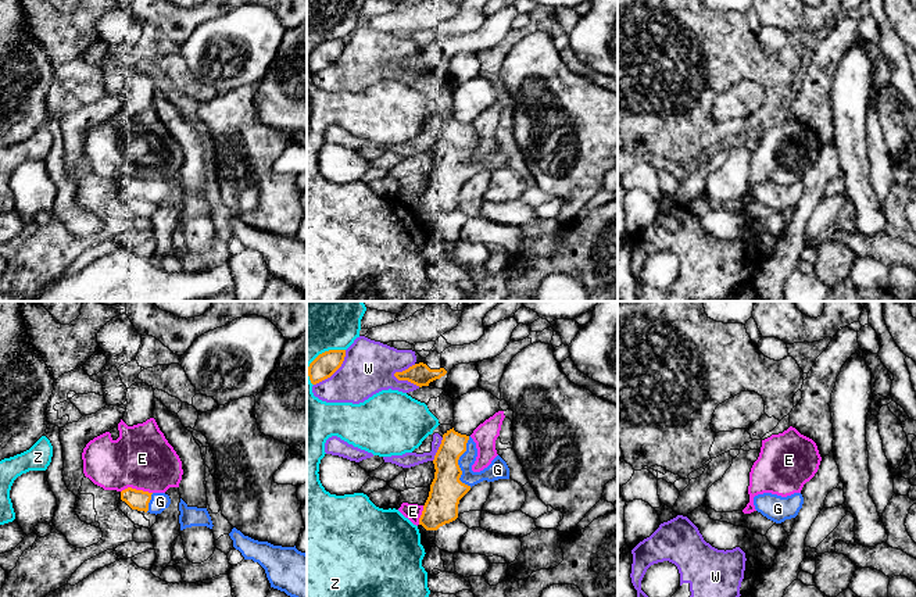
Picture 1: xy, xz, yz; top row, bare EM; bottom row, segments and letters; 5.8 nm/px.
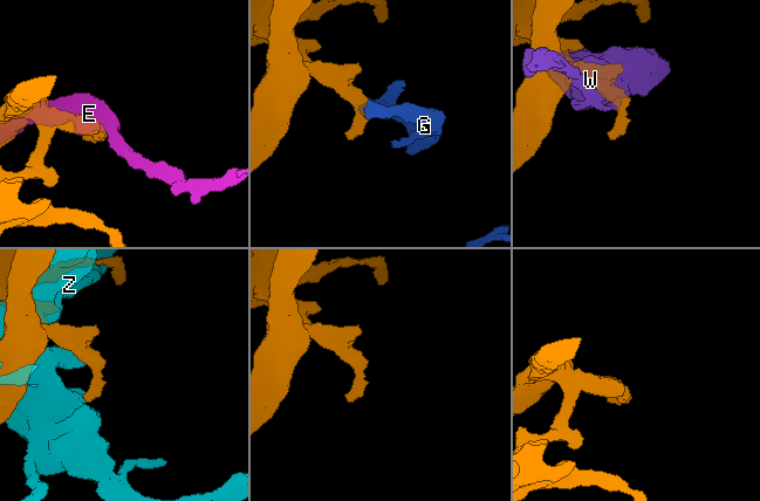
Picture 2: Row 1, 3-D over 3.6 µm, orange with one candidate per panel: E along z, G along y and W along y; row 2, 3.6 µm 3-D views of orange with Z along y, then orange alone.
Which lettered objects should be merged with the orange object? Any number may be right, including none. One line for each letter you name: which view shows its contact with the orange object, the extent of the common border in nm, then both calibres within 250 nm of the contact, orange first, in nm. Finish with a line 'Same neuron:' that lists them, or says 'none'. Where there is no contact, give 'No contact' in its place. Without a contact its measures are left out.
G: Touches orange in xz. Shared border 300 nm. Thickness 190 nm (orange) against 110 nm
Same neuron: G

